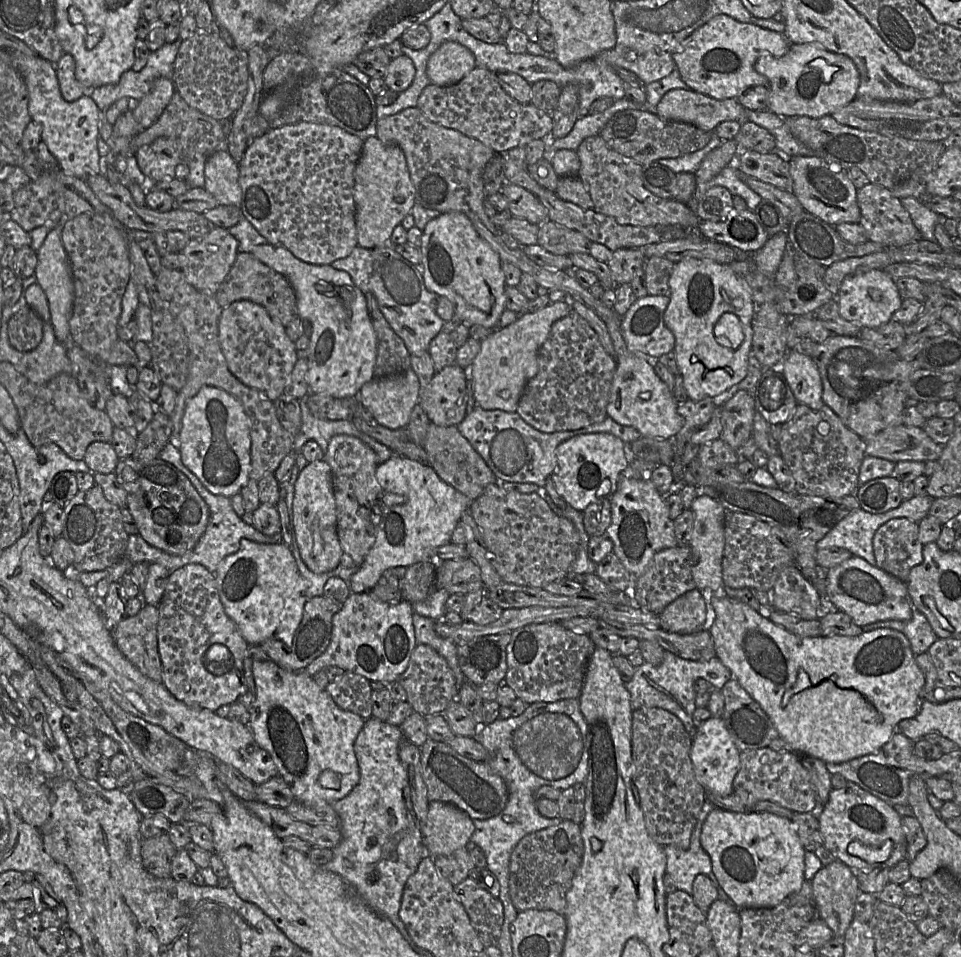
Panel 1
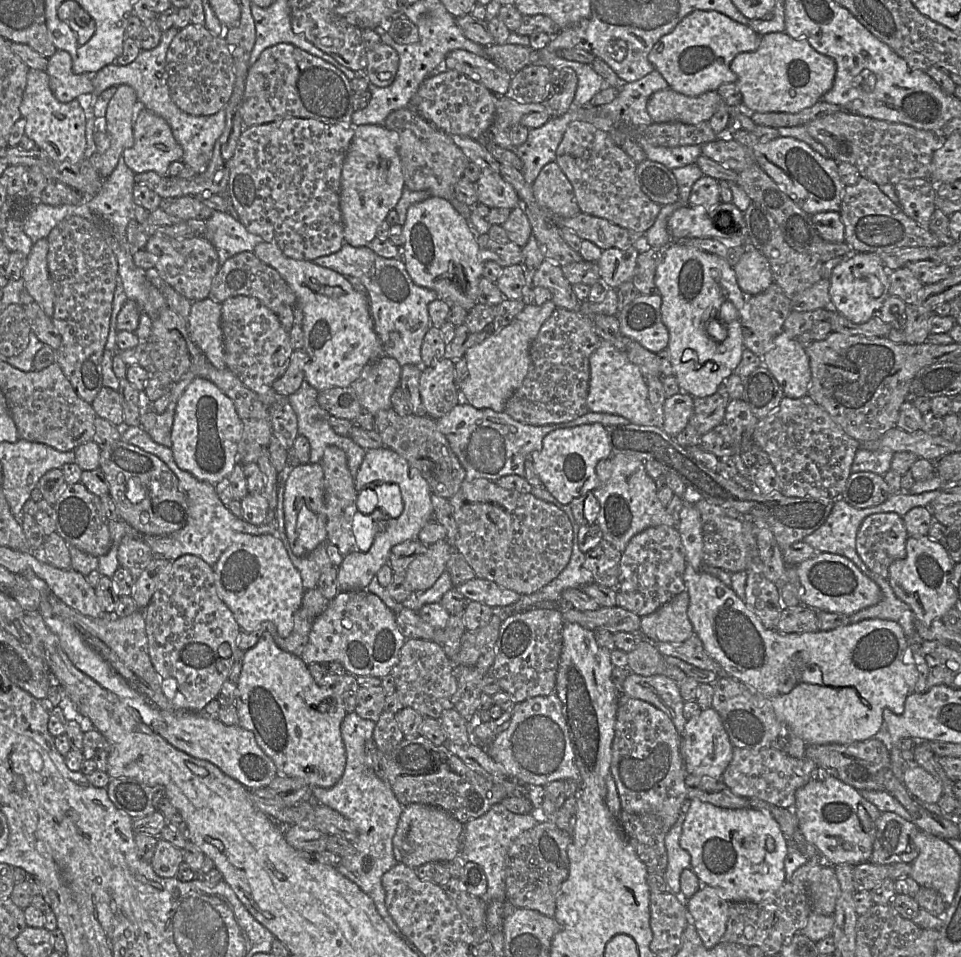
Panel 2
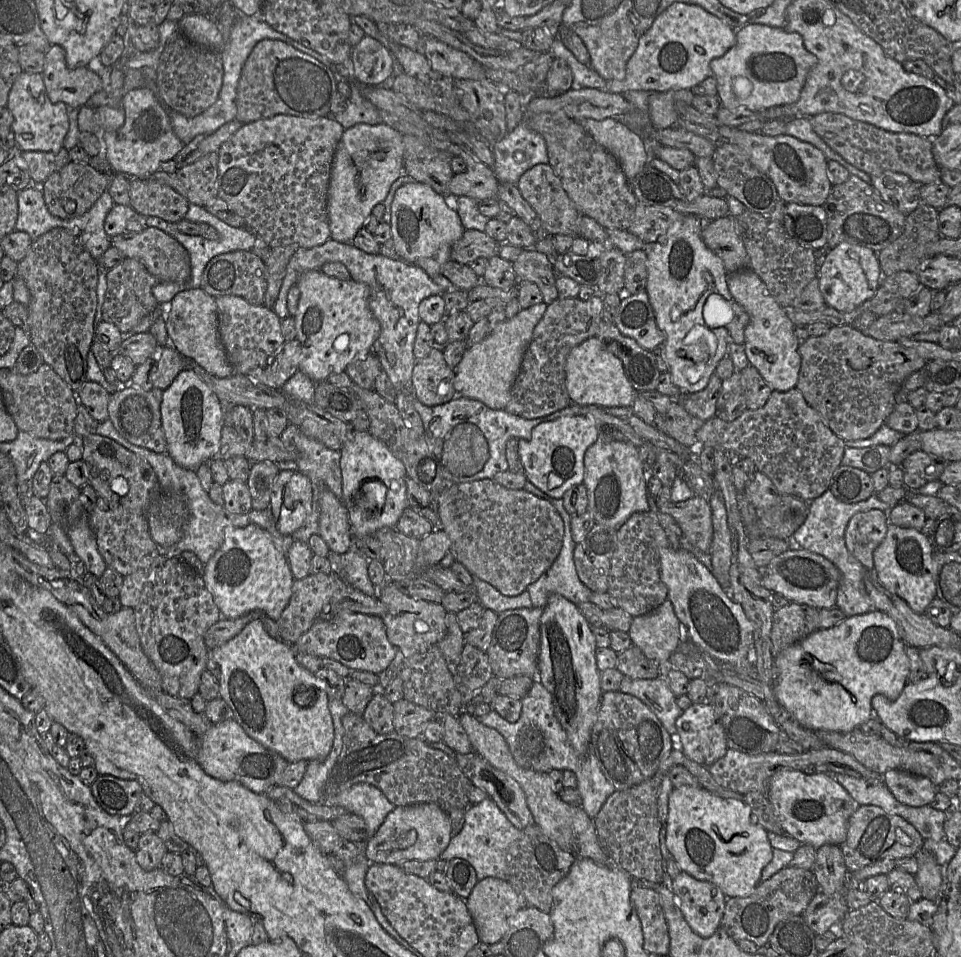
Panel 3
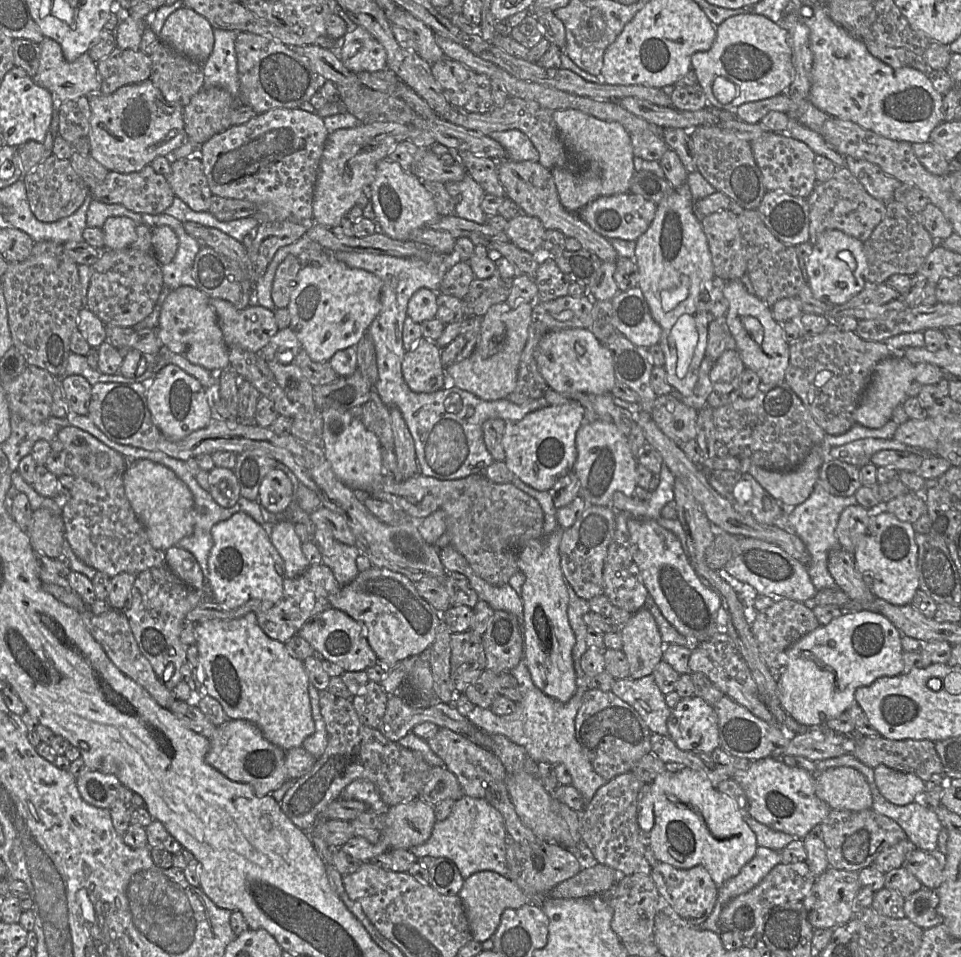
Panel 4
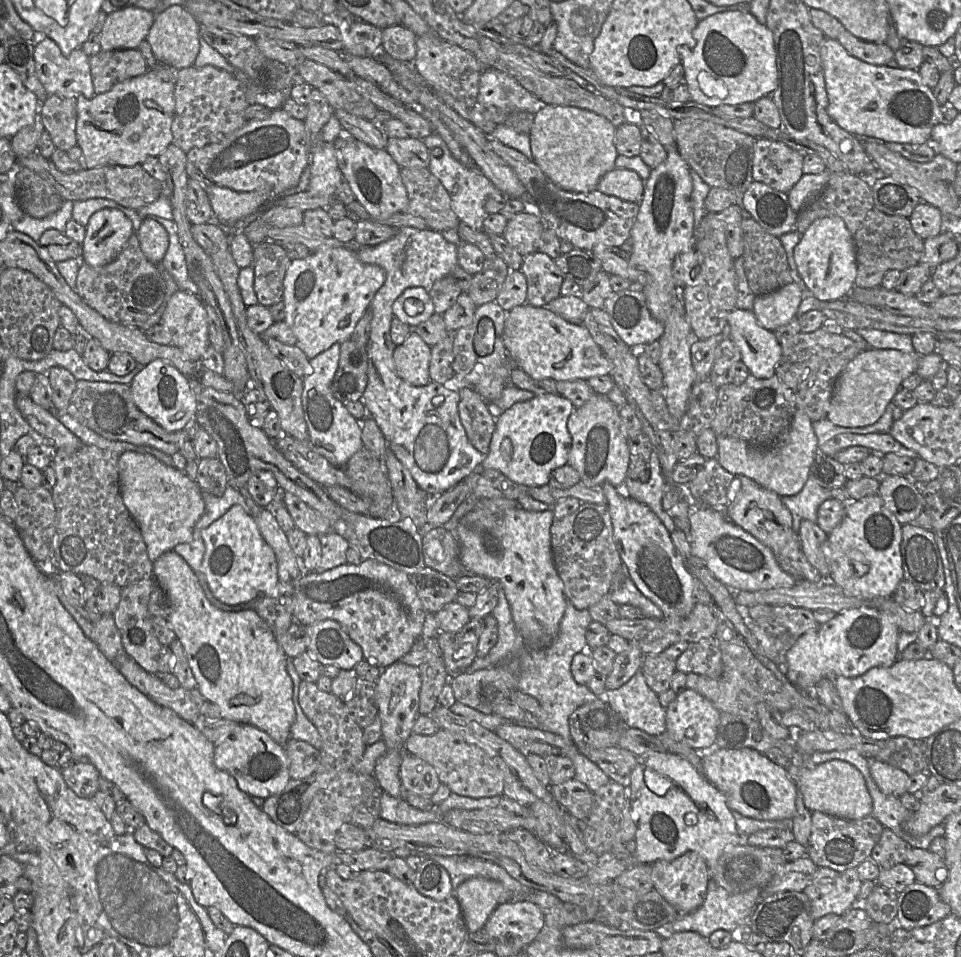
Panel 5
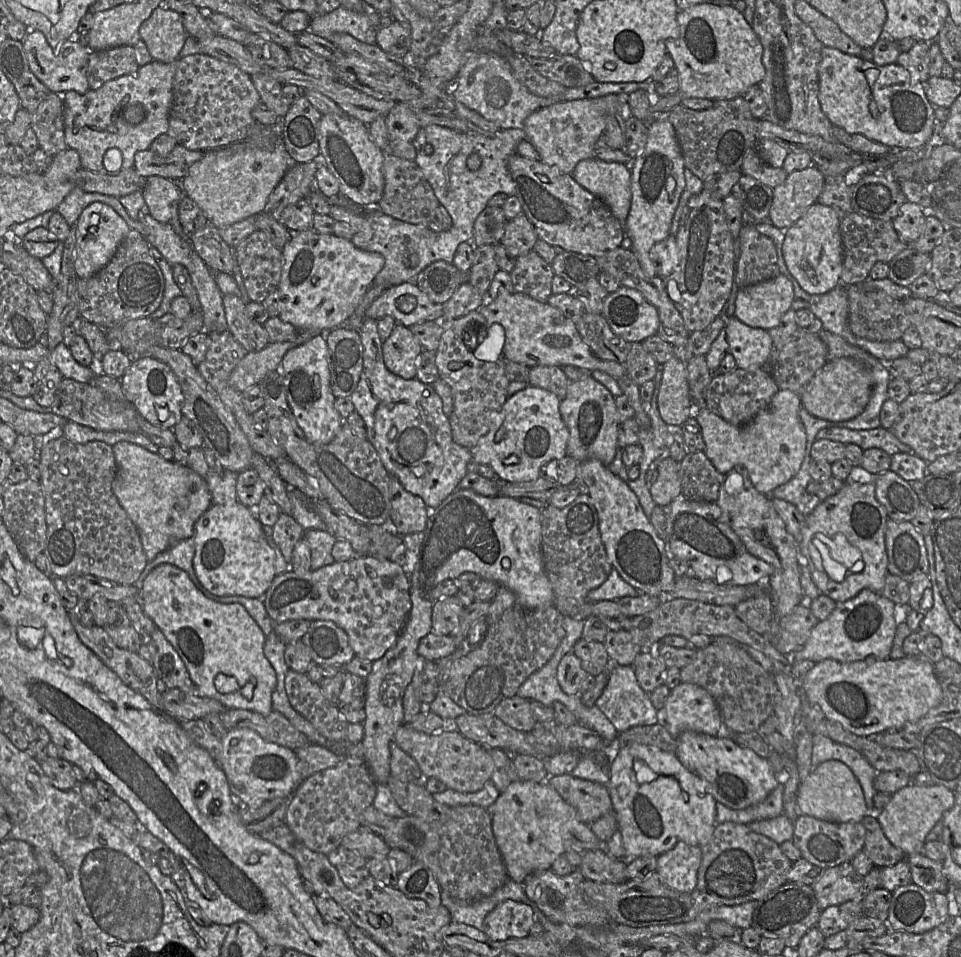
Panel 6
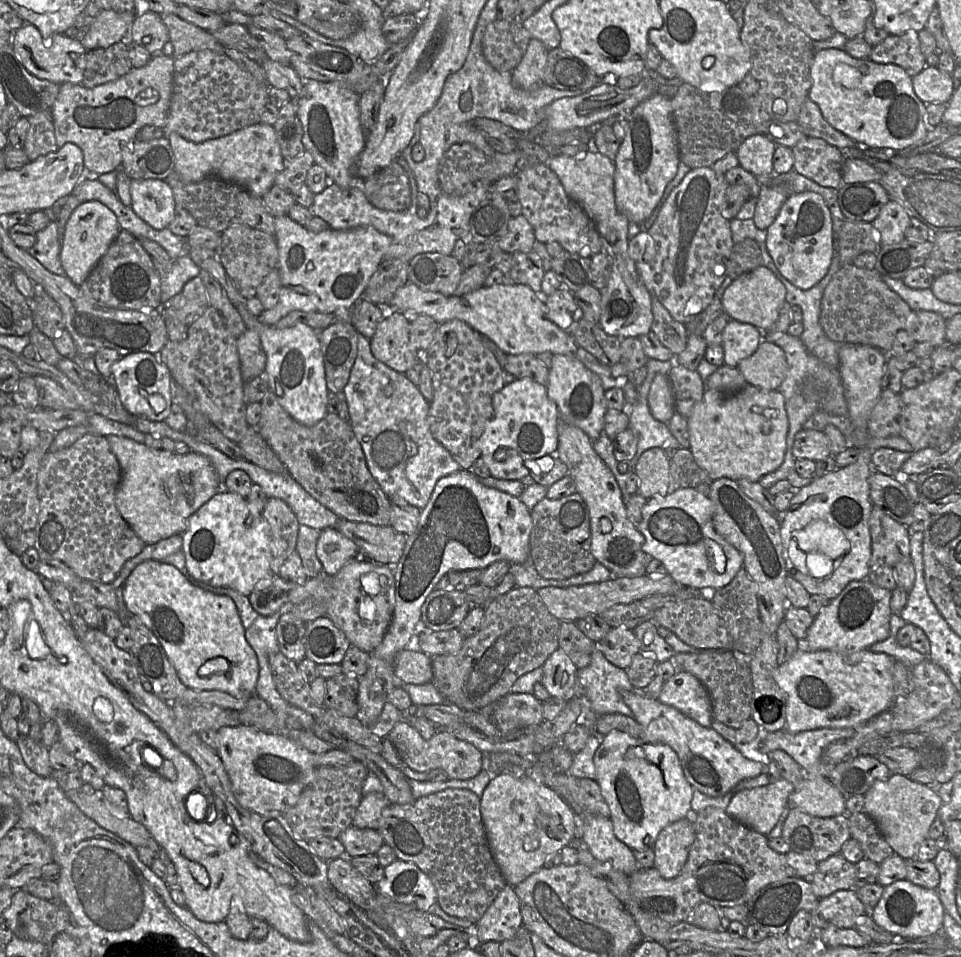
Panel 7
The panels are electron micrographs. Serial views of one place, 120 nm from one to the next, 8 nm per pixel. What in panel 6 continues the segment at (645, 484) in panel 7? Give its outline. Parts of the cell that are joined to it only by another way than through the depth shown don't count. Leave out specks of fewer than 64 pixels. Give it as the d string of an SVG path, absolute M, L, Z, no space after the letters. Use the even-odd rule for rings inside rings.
M667 456L659 462L657 470L658 476L650 484L650 493L657 506L666 507L682 496L680 464Z

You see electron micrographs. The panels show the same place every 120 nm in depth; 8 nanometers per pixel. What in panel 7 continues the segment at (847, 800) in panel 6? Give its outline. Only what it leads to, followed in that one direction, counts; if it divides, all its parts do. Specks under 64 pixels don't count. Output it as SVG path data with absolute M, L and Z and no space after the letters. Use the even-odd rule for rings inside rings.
M823 776L805 780L802 787L792 793L788 802L789 807L816 817L846 815L846 798Z

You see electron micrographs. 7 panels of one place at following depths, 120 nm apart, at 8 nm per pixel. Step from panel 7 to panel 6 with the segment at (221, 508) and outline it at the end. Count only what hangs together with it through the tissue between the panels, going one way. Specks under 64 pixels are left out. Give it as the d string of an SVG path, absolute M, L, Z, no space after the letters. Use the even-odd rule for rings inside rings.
M238 500L212 504L197 520L193 535L193 568L204 588L215 596L243 596L261 599L277 576L275 552L267 529L252 509Z

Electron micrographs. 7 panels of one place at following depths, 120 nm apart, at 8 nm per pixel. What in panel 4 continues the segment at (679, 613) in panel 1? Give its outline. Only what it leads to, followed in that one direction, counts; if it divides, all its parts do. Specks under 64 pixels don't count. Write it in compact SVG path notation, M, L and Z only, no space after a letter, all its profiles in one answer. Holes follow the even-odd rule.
M642 608L632 615L629 621L620 629L623 640L622 651L629 662L629 679L639 679L653 673L655 667L663 661L663 643L657 623L647 608Z

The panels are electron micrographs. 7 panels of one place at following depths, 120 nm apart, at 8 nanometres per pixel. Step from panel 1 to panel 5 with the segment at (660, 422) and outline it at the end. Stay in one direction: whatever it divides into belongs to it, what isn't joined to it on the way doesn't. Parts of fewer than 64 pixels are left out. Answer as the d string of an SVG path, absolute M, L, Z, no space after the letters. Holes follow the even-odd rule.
M529 303L507 312L503 340L510 361L534 379L585 380L611 373L612 361L595 343L582 324L568 322L546 307Z

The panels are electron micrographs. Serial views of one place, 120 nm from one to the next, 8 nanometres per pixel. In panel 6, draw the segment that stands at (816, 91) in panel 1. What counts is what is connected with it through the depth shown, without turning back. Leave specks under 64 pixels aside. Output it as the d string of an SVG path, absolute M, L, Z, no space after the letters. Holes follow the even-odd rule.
M697 4L677 14L679 37L666 40L668 55L678 70L679 89L673 95L657 98L652 107L654 121L686 98L730 100L743 94L765 77L763 46L743 12L732 6Z

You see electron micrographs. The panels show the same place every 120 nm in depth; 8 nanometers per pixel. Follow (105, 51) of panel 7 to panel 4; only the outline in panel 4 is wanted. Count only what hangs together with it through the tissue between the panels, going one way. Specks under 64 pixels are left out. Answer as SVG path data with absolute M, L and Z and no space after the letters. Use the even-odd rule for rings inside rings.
M116 48L97 62L100 93L110 95L119 88L150 79L151 58L141 51Z

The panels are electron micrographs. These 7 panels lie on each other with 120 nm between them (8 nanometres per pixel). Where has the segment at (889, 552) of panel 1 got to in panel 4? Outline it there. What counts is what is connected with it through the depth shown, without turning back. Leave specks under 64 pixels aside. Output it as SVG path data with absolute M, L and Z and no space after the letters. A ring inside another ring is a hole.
M859 504L848 506L839 517L836 536L840 545L849 553L853 553L860 538L866 533L871 510Z

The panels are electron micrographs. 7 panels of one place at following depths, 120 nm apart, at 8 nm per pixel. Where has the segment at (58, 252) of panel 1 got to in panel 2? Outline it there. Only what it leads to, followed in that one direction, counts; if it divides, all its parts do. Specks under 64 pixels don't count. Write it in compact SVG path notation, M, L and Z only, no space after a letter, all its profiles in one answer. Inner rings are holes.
M43 238L33 243L21 279L25 290L33 297L43 312L49 317L54 312L54 292L49 276L48 240Z

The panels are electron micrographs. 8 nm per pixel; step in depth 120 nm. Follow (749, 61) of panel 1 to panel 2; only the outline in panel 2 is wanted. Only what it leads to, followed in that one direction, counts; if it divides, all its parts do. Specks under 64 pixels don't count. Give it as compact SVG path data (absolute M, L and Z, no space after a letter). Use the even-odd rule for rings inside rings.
M696 10L653 46L648 59L654 70L666 80L669 89L697 97L716 91L722 84L736 83L737 76L730 68L731 62L740 53L755 51L760 41L761 35L747 25L737 23L717 11Z

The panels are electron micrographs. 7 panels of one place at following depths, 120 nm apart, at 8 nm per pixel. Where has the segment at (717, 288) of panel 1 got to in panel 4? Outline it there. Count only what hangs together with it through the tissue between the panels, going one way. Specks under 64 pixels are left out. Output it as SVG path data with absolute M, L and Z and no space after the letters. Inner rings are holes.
M688 186L677 188L657 204L655 217L647 231L636 240L634 260L638 266L639 284L650 308L653 319L662 329L660 346L665 356L664 369L667 381L675 392L689 396L698 379L701 361L706 356L708 325L714 316L705 310L705 301L700 299L705 284L716 277L707 238L701 225L701 216L693 208L694 201Z

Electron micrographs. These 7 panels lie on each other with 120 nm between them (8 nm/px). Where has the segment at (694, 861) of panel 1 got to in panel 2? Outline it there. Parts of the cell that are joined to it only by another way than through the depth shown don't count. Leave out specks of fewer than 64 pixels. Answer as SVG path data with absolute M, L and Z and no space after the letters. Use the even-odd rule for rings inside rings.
M687 803L683 806L676 823L669 829L665 837L665 846L668 856L668 865L664 874L670 892L678 894L681 892L680 876L684 869L691 869L691 857L689 853L680 846Z

